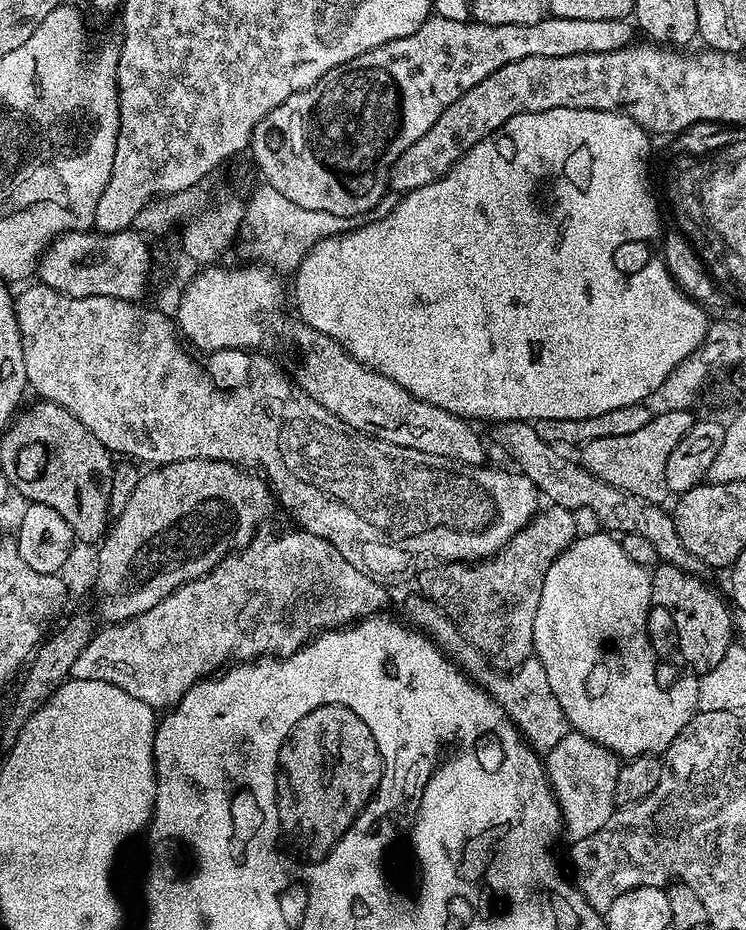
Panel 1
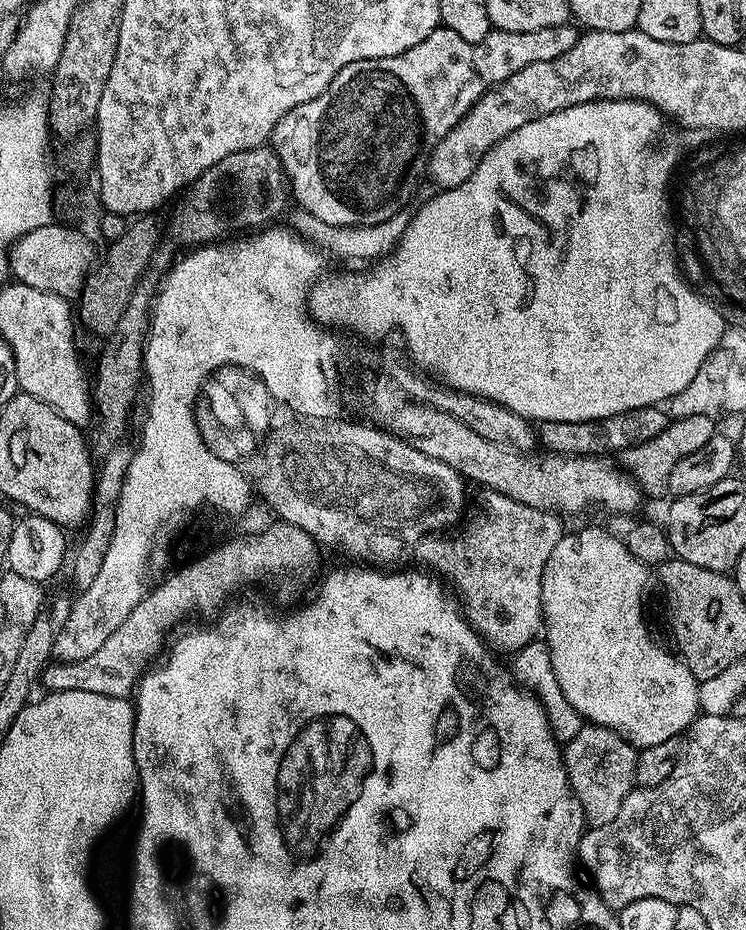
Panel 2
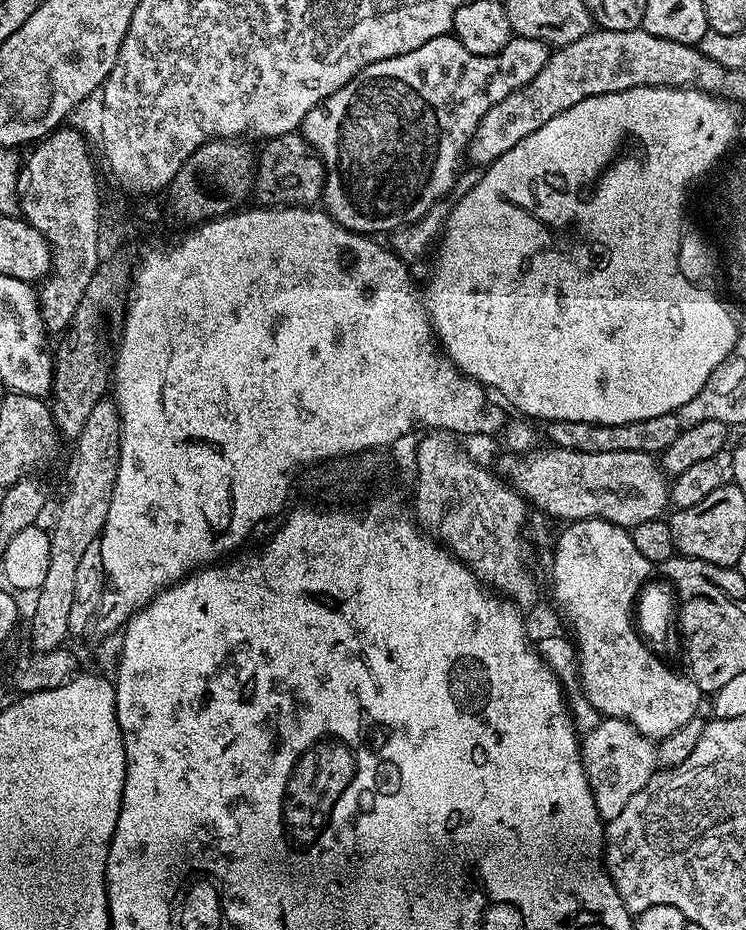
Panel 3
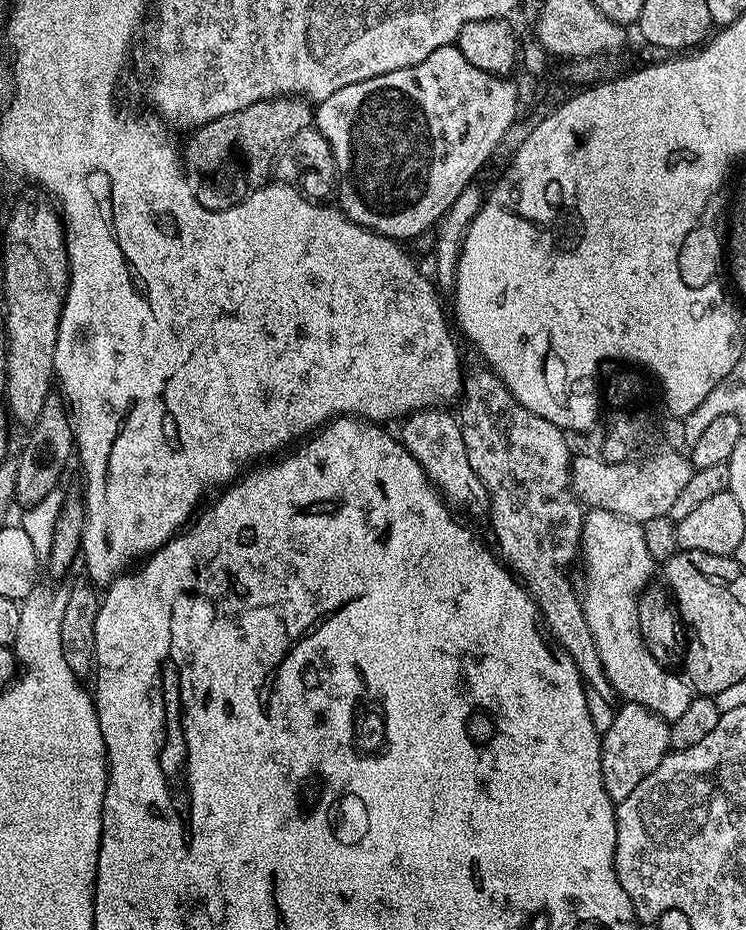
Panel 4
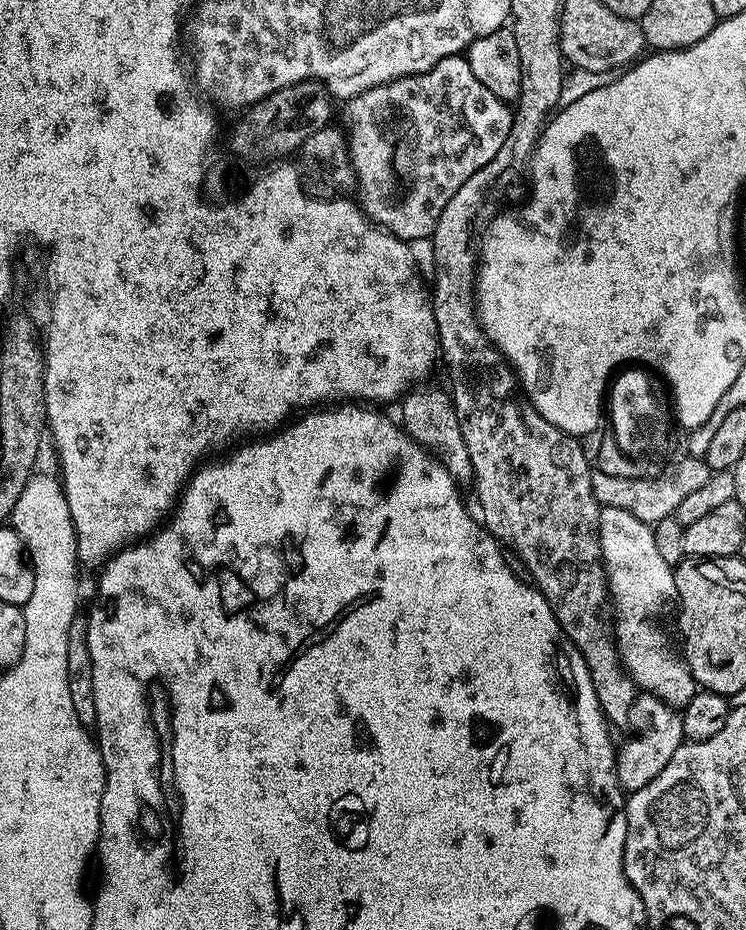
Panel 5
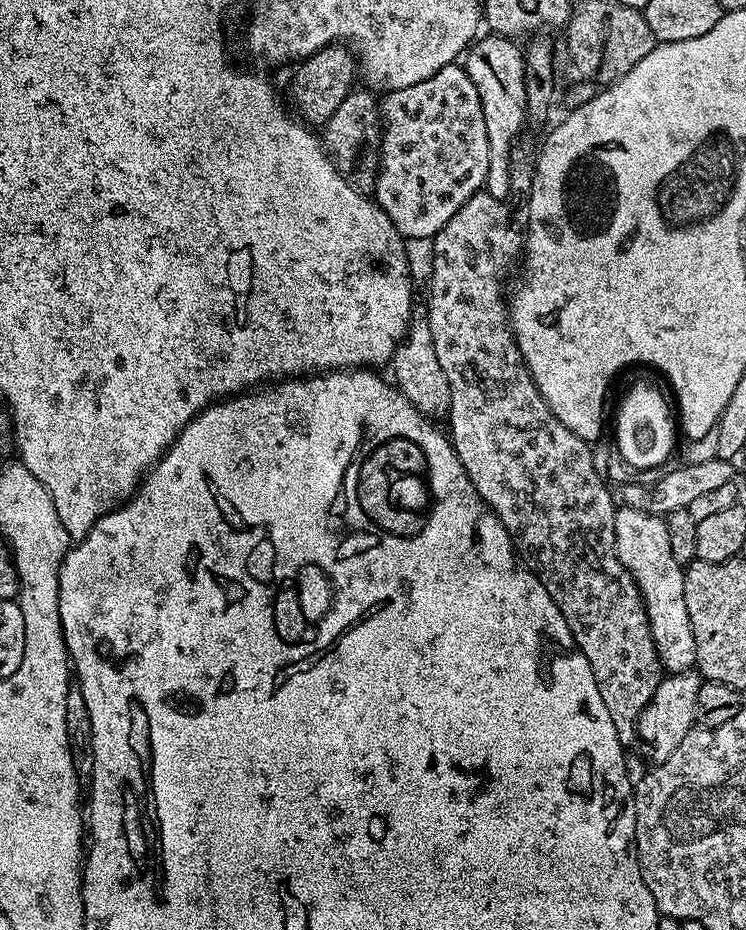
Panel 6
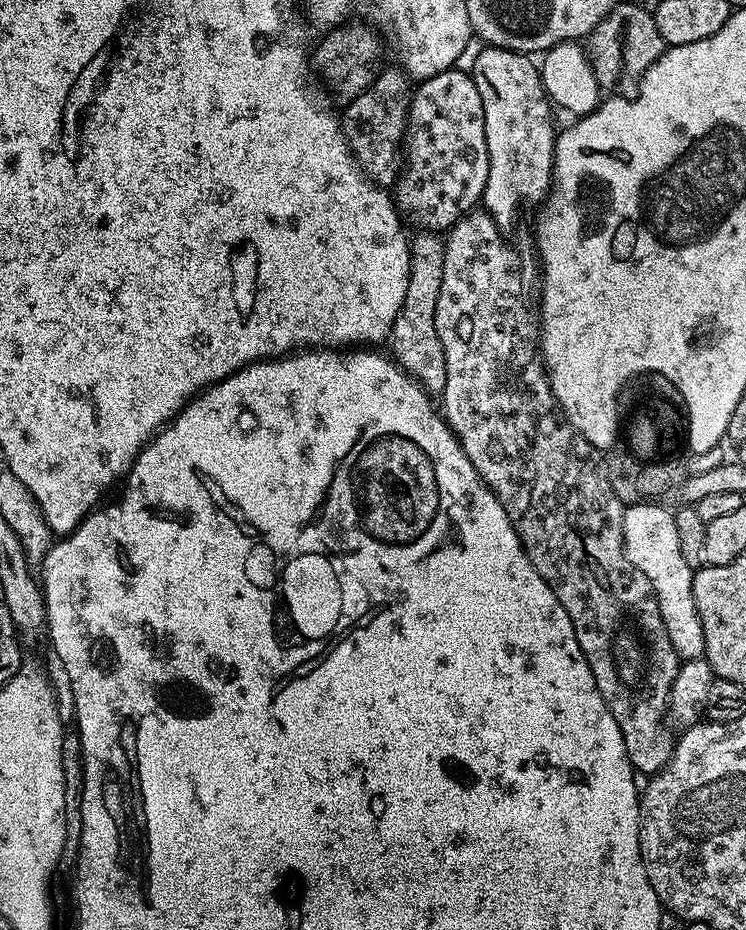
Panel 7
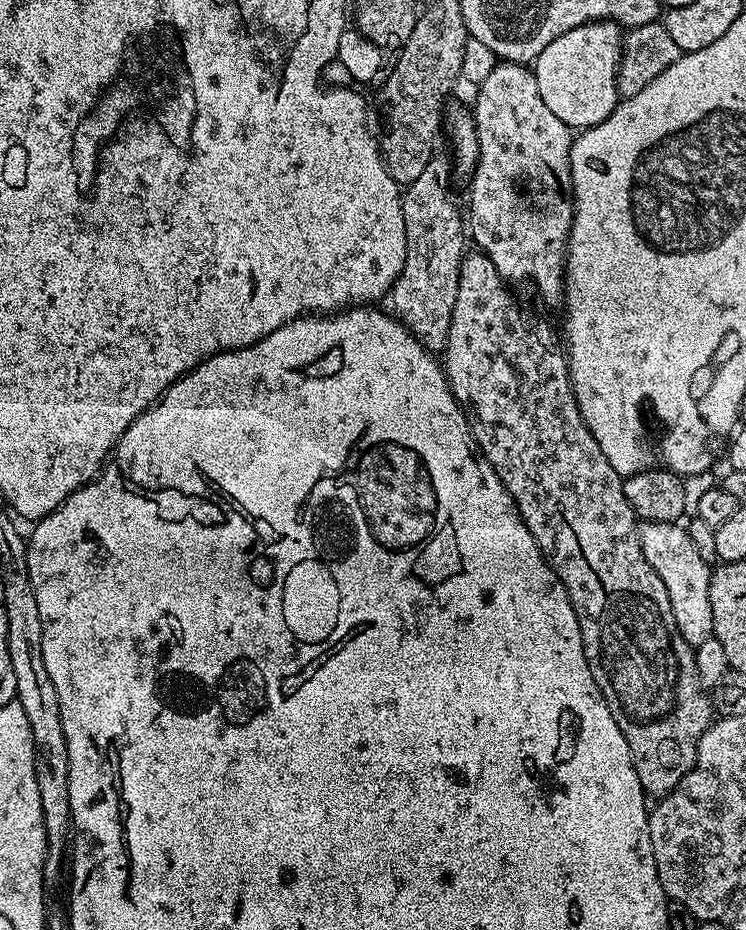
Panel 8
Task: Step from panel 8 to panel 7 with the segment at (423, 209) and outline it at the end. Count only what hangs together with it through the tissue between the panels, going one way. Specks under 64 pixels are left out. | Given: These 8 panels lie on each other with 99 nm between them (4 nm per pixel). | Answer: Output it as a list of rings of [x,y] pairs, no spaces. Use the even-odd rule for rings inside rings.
[[[420,230],[410,240],[408,253],[408,281],[406,298],[398,310],[390,333],[391,355],[411,376],[415,376],[432,394],[443,393],[446,386],[446,350],[442,350],[442,338],[434,326],[434,312],[438,310],[438,290],[442,290],[442,262],[444,261],[443,235],[432,230]]]

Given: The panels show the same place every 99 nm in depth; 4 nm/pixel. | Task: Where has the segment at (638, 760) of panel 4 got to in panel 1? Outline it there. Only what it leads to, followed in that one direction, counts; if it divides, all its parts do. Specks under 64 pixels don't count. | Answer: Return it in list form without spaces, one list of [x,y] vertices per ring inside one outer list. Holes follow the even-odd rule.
[[[570,731],[553,749],[546,753],[543,762],[544,769],[548,771],[548,781],[552,787],[552,792],[560,807],[563,835],[565,837],[568,835],[569,841],[575,842],[582,838],[590,838],[590,834],[594,834],[594,830],[602,830],[602,826],[606,826],[606,822],[610,822],[612,813],[618,807],[616,787],[618,786],[618,774],[622,763],[621,757],[606,746],[586,738],[582,733]]]

